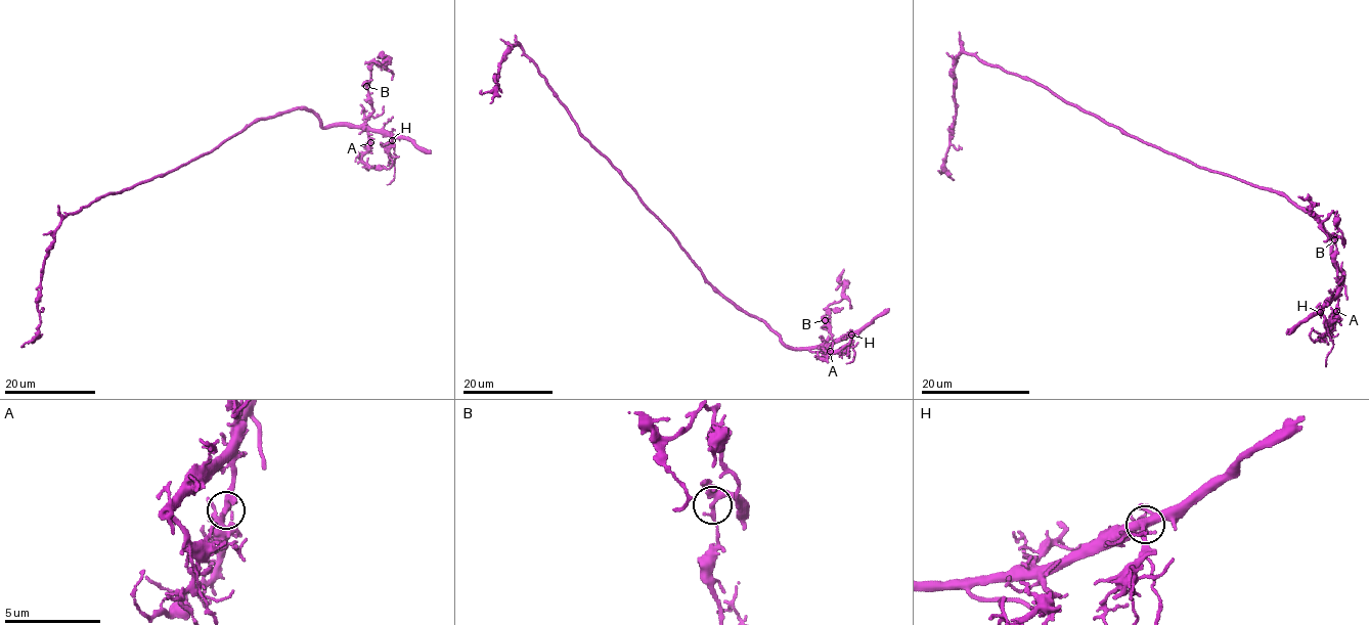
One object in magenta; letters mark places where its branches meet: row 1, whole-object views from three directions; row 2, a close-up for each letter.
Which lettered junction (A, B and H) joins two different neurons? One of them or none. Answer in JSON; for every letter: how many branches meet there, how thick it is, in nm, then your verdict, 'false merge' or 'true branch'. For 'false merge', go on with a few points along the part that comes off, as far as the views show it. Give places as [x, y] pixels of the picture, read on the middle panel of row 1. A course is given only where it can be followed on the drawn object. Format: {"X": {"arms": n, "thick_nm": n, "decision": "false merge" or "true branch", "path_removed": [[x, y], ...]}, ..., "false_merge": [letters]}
{"A": {"arms": 4, "thick_nm": 240, "decision": "true branch"}, "B": {"arms": 4, "thick_nm": 280, "decision": "false merge", "path_removed": [[825, 319], [829, 322], [828, 306], [841, 297], [843, 269]]}, "H": {"arms": 4, "thick_nm": 340, "decision": "true branch"}, "false_merge": ["B"]}

